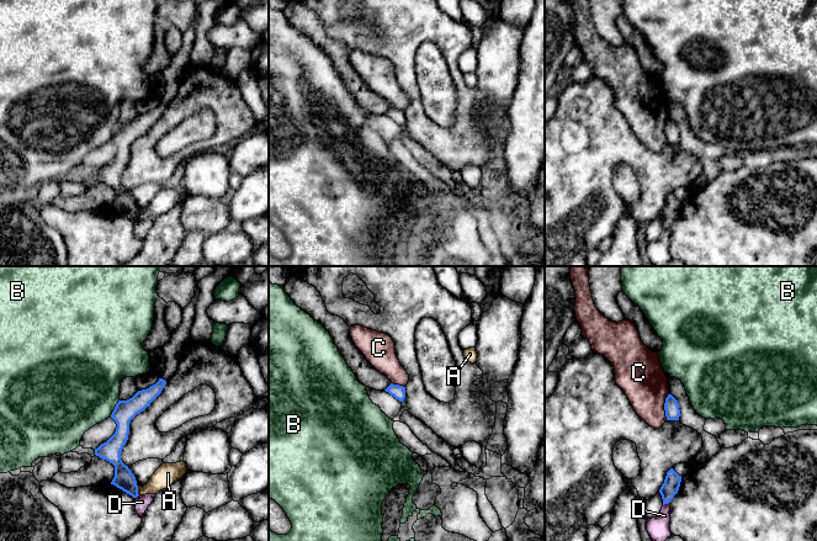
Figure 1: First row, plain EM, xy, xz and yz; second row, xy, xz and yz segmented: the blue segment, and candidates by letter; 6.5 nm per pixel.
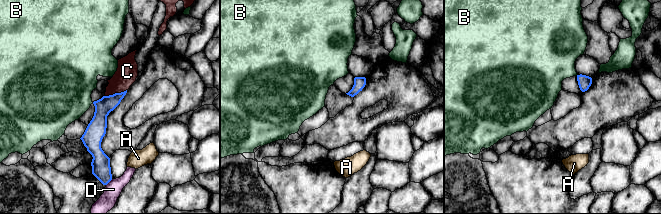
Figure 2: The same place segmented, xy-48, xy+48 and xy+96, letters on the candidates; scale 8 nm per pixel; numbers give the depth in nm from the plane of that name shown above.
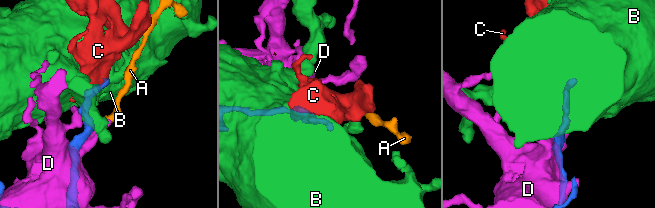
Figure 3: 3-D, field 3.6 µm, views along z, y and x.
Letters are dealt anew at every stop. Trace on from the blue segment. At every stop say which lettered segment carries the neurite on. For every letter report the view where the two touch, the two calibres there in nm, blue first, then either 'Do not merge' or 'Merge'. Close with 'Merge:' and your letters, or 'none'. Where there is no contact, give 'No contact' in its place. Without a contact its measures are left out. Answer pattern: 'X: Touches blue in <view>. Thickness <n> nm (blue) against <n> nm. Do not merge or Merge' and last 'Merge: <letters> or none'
A: Touches blue in xy. Thickness 140 nm (blue) against 140 nm. Merge
B: Touches blue in xy. Thickness 140 nm (blue) against 480 nm. Do not merge
C: Touches blue in yz. Thickness 100 nm (blue) against 300 nm. Do not merge
D: Touches blue in yz. Thickness 110 nm (blue) against 150 nm. Do not merge
Merge: A

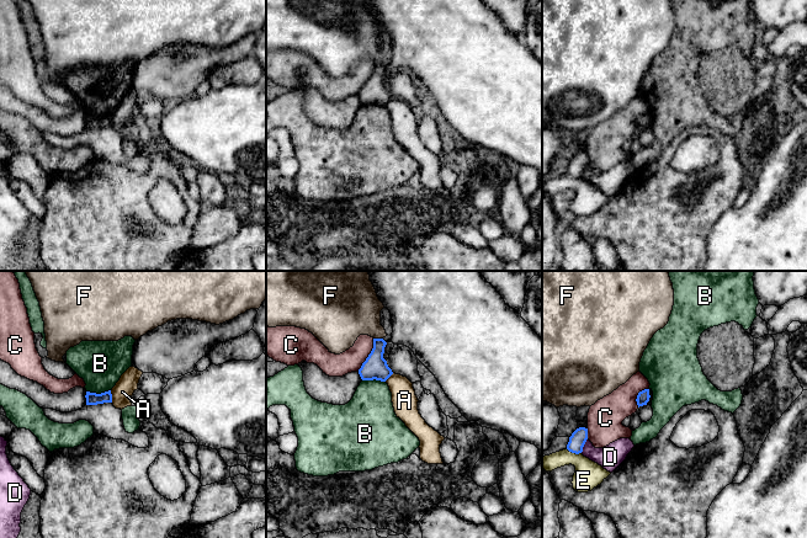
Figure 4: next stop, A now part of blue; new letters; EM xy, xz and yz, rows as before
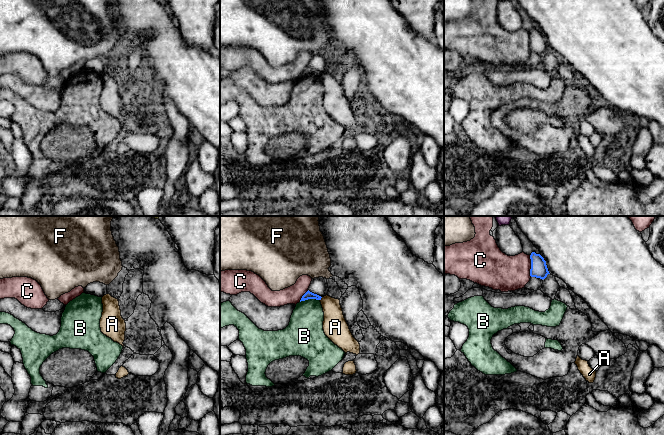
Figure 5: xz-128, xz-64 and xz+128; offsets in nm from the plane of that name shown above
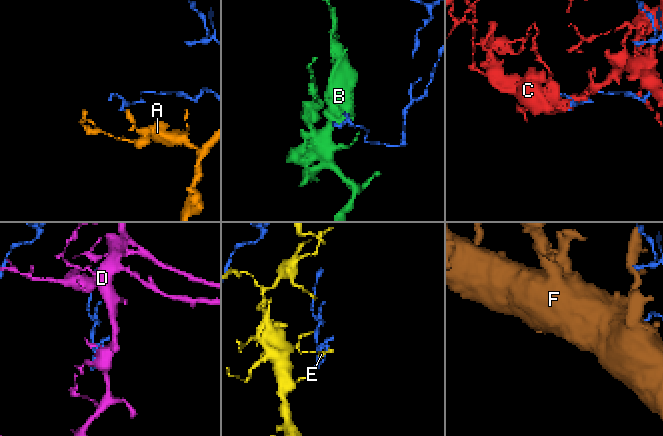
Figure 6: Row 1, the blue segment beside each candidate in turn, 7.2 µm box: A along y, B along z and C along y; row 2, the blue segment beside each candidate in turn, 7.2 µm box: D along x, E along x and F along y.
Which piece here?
A: Touches blue in xy. Thickness 80 nm (blue) against 140 nm. Do not merge
B: Touches blue in xy. Thickness 80 nm (blue) against 300 nm. Do not merge
C: Touches blue in xz. Thickness 160 nm (blue) against 150 nm. Do not merge
D: Touches blue in yz. Thickness 110 nm (blue) against 160 nm. Do not merge
E: Touches blue in yz. Thickness 110 nm (blue) against 180 nm. Do not merge
F: Touches blue in xz. Thickness 160 nm (blue) against 340 nm. Do not merge
Merge: none

